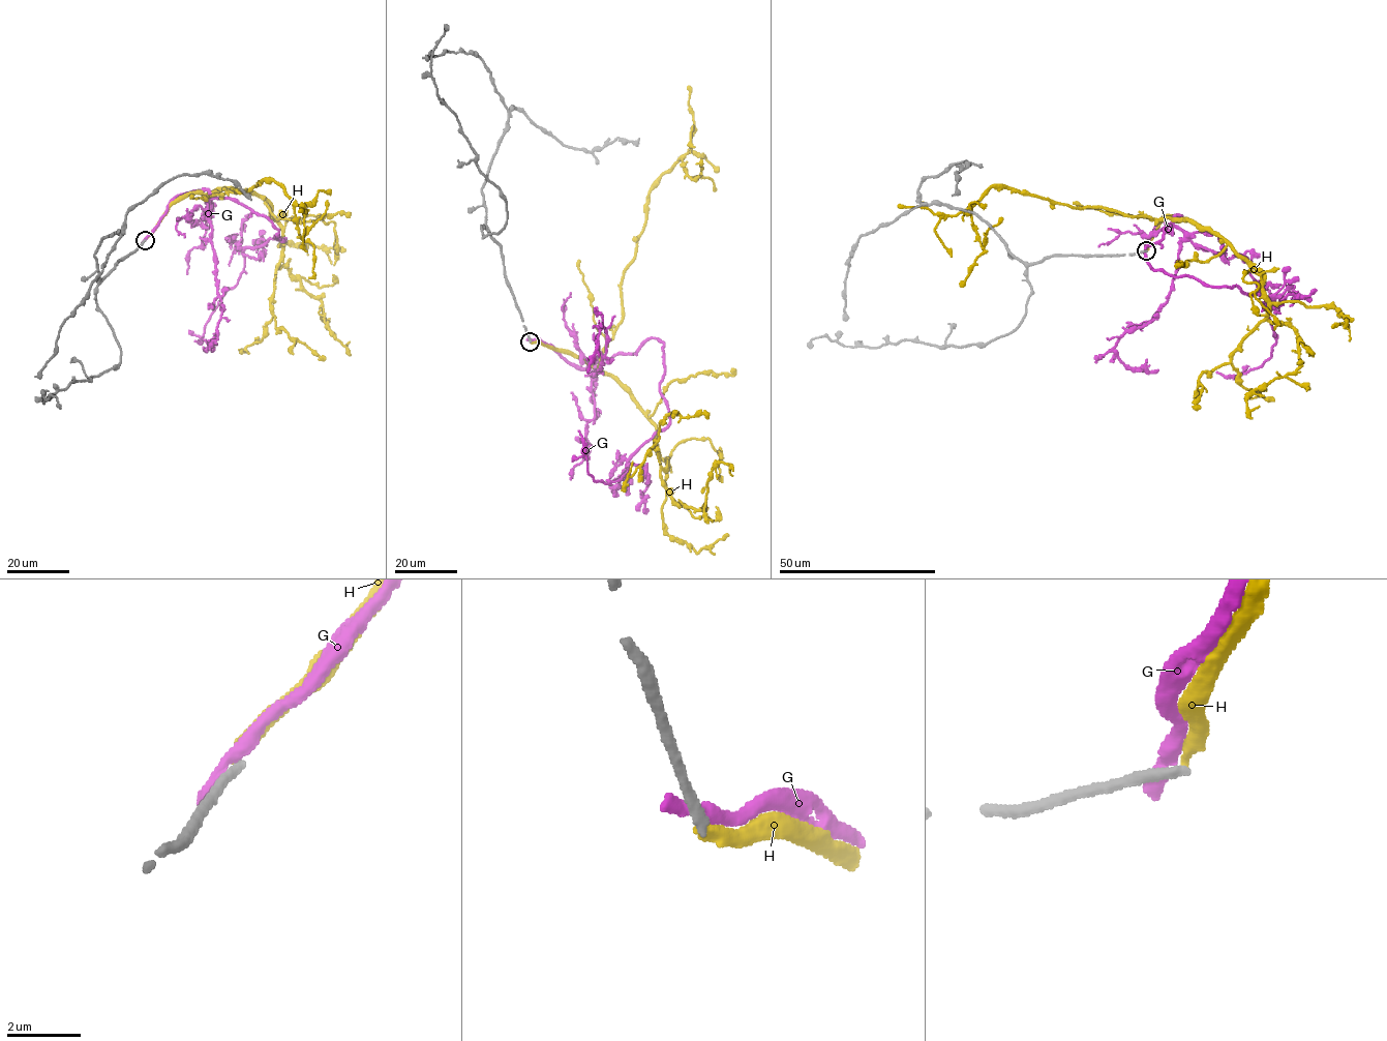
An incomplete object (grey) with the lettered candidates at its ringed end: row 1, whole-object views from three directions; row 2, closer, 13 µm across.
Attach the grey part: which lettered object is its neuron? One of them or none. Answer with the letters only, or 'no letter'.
no letter

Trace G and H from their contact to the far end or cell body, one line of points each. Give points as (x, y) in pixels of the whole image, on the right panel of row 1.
G: (1144, 251), (1154, 228), (1180, 216), (1145, 248), (1154, 270), (1266, 299), (1271, 356), (1244, 373), (1216, 372)
H: (1147, 250), (1155, 226), (1168, 216), (1178, 219), (1076, 208), (990, 187), (972, 207), (985, 251), (963, 286)

